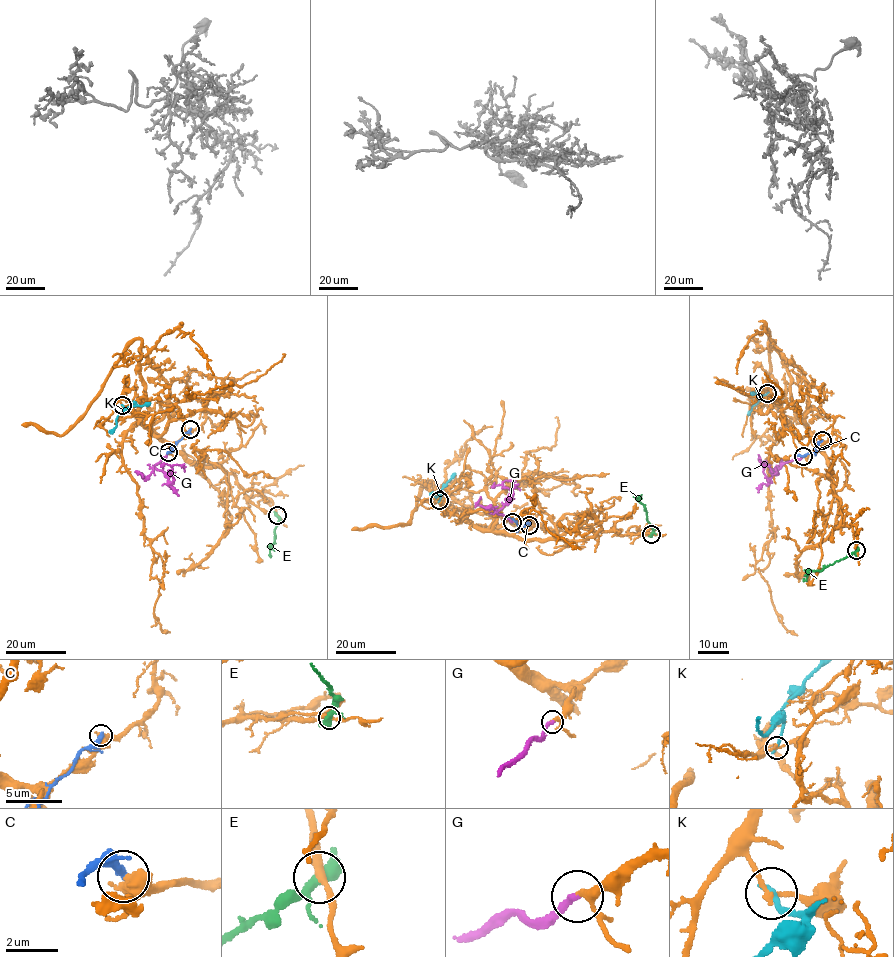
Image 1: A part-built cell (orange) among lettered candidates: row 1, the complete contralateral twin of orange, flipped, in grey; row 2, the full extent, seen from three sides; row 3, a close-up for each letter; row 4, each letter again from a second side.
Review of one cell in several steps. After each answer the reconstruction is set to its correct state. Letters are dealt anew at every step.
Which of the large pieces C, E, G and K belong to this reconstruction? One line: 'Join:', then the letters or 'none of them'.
Join: G

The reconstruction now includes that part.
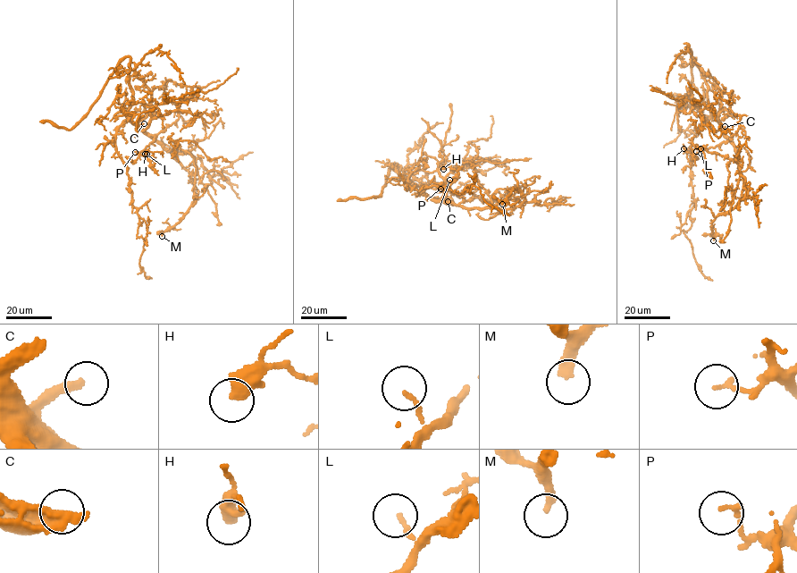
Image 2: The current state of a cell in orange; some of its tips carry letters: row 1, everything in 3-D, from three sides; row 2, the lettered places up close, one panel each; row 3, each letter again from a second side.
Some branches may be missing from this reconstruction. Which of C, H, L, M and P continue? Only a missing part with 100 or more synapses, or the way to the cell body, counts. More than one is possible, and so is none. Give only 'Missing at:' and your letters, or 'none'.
Missing at: C, M

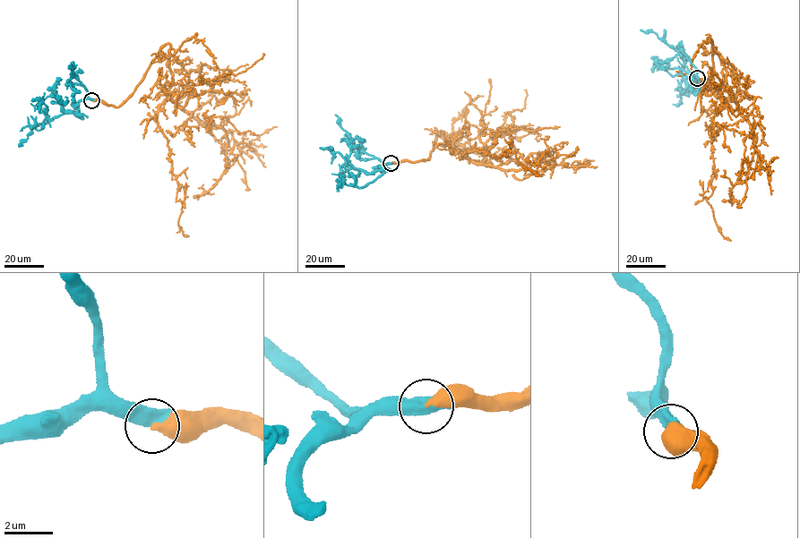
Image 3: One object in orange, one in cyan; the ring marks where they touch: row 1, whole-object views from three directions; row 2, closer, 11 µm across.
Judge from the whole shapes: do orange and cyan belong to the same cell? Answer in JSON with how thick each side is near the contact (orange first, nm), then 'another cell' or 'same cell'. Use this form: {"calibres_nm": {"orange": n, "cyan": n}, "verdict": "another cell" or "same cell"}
{"calibres_nm": {"orange": 480, "cyan": 650}, "verdict": "same cell"}

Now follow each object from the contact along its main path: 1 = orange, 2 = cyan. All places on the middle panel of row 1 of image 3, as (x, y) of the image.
1: (391, 163), (426, 159), (443, 132), (466, 150), (466, 158), (465, 152), (498, 157), (511, 150), (541, 176)
2: (391, 163), (382, 166), (382, 173), (359, 187), (346, 171), (341, 155), (320, 148)

